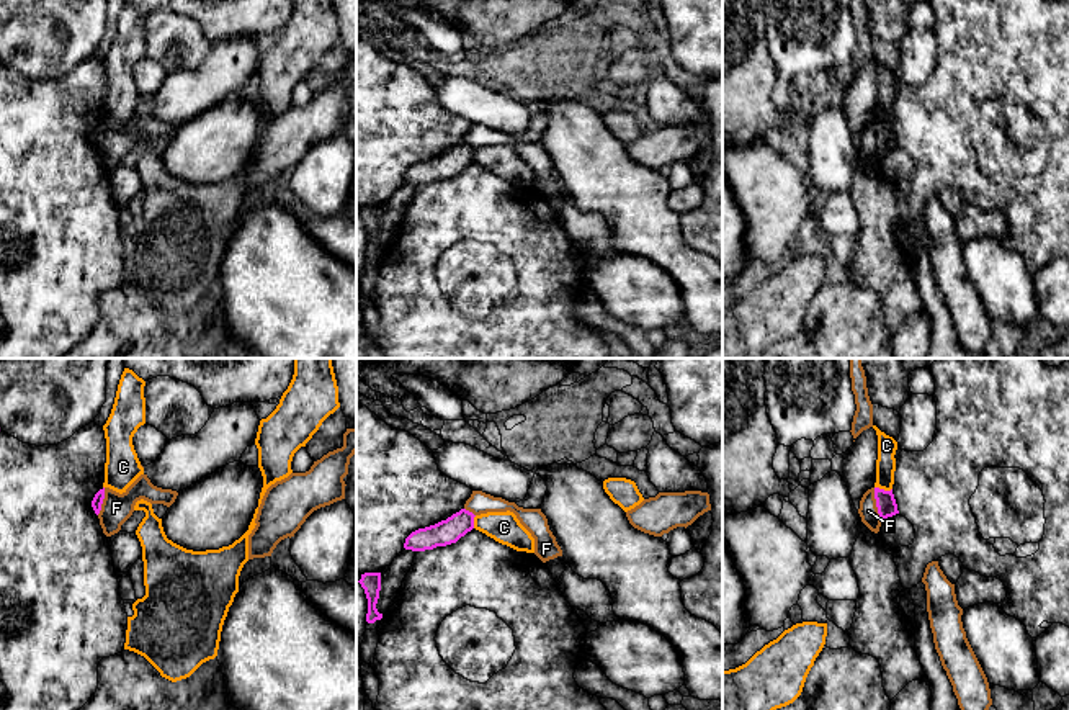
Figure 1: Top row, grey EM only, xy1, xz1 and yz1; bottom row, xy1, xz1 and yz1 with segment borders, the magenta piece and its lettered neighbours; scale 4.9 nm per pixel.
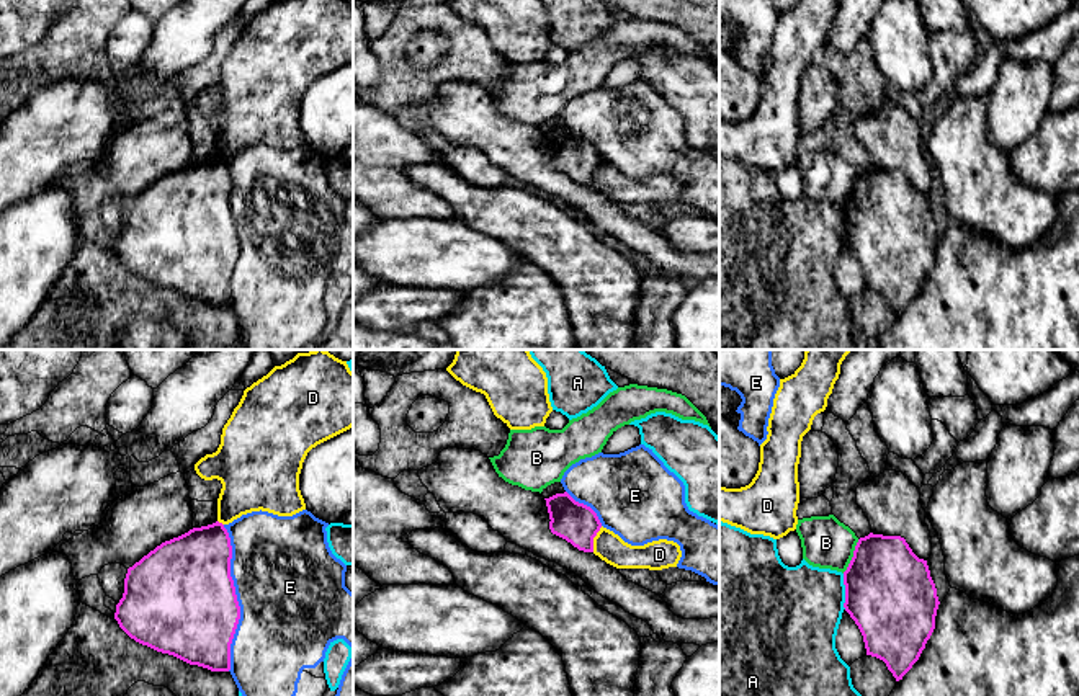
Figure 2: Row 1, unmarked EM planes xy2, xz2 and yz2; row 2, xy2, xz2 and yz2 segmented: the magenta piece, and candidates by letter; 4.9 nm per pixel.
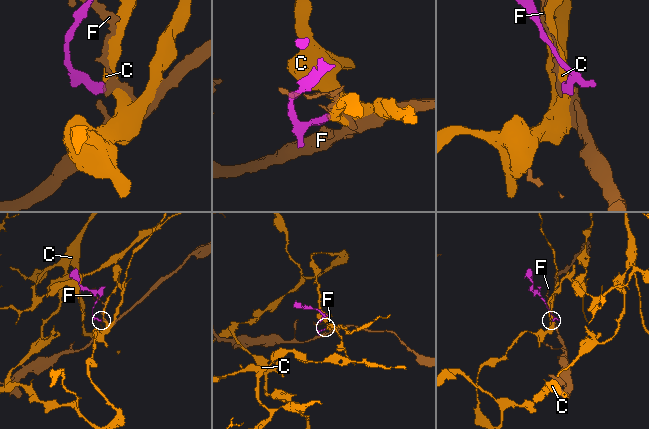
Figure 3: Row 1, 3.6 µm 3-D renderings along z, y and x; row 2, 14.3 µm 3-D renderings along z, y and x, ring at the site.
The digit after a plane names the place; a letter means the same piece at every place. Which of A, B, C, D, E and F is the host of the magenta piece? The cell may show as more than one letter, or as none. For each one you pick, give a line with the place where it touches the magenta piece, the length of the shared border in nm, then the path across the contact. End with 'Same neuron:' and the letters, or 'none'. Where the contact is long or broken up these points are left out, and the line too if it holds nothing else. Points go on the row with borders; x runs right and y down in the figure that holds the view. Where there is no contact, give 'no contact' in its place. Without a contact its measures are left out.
D: xz2 (592, 539) | 140 nm | across xz2 (577, 523), (592, 539), (608, 546)
Same neuron: D

